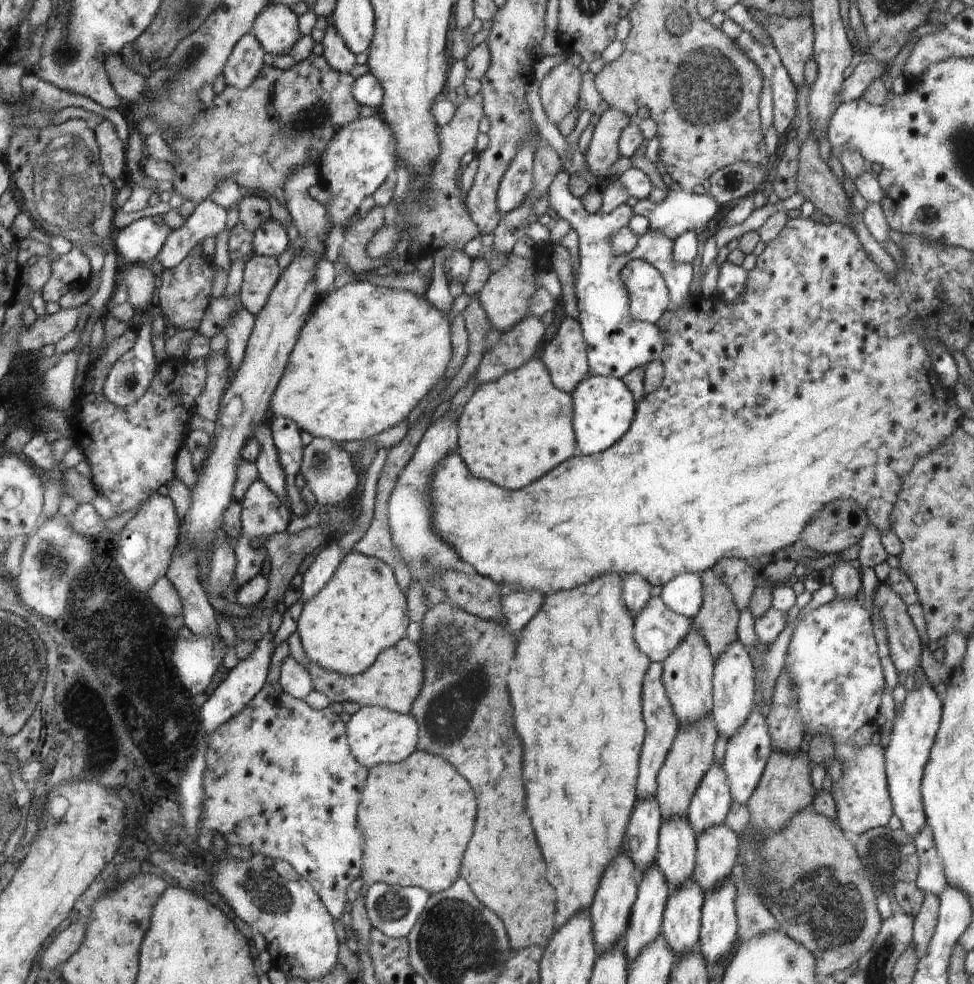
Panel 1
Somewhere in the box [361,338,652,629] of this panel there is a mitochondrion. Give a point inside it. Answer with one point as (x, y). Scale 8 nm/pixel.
(428, 558)

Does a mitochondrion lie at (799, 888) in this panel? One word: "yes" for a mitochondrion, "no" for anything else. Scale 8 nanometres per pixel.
yes

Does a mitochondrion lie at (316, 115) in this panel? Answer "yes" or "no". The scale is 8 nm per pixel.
yes

